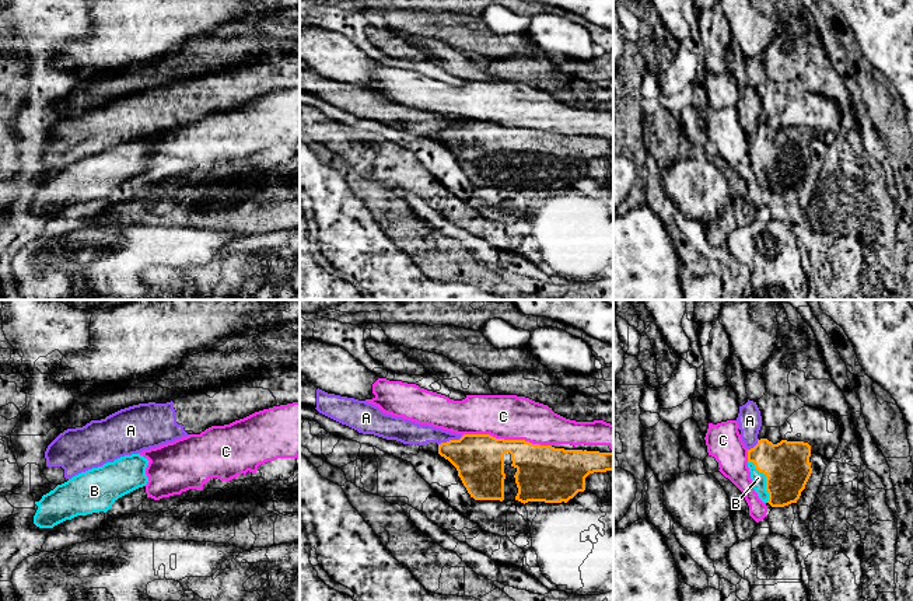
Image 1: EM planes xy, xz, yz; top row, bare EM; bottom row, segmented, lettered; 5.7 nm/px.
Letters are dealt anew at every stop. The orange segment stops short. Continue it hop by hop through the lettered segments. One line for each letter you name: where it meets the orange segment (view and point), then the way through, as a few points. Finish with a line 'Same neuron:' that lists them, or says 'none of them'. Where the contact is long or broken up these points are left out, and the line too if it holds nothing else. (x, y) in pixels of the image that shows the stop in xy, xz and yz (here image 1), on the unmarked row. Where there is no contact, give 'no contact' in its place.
B: contact yz (766, 166); way yz (787, 154), (773, 166), (766, 166), (758, 164)
Same neuron: B

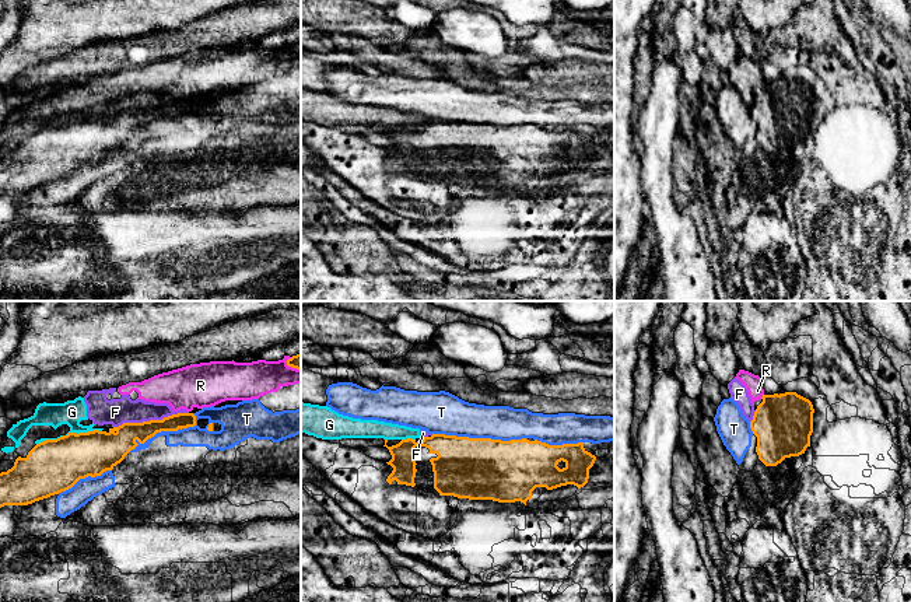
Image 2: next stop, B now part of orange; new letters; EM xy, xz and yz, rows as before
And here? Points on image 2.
Same neuron: none of them

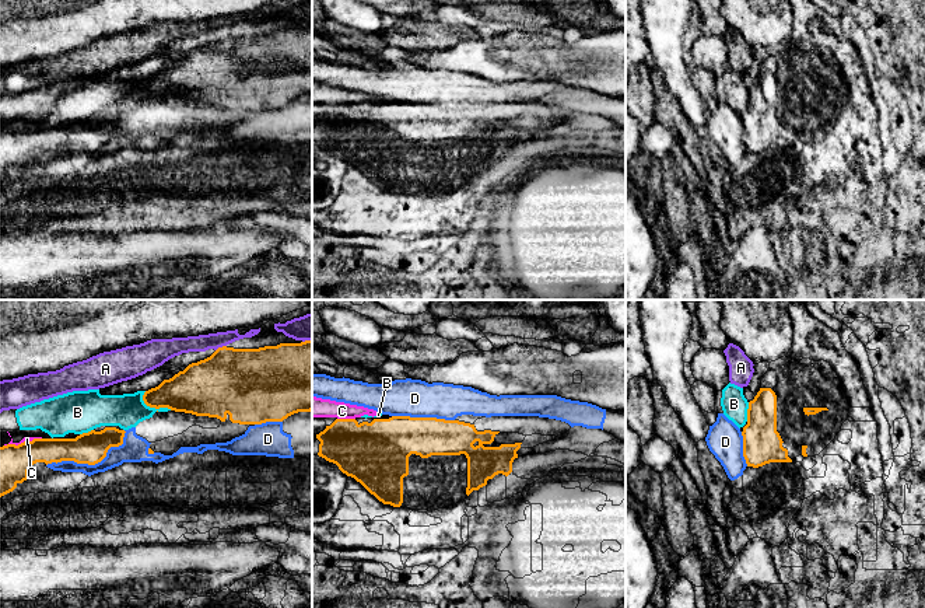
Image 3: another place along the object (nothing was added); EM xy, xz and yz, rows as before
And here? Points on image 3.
Same neuron: none of them

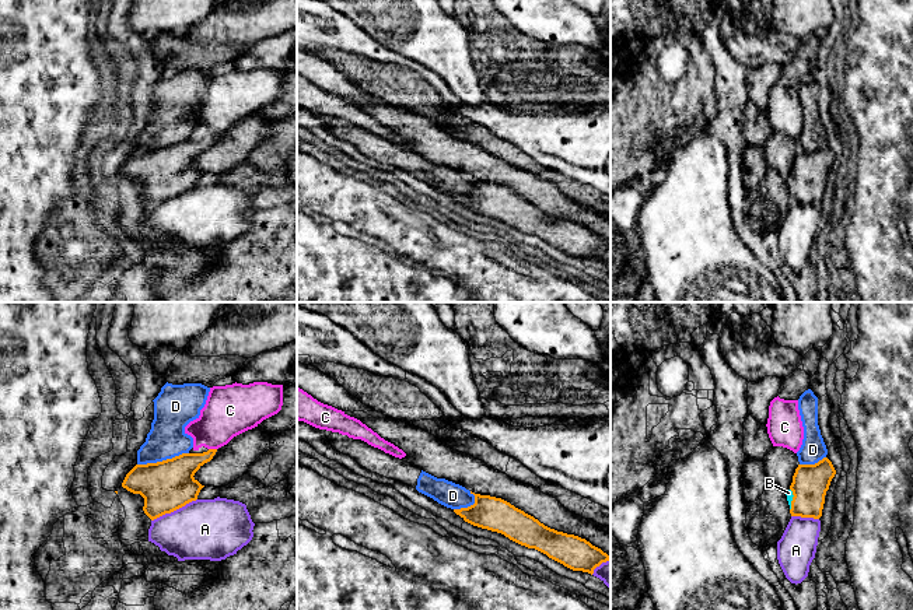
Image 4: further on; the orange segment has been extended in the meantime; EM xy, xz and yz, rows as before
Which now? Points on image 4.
B: contact yz (793, 186); way yz (810, 169), (793, 186), (789, 179)
Same neuron: B

